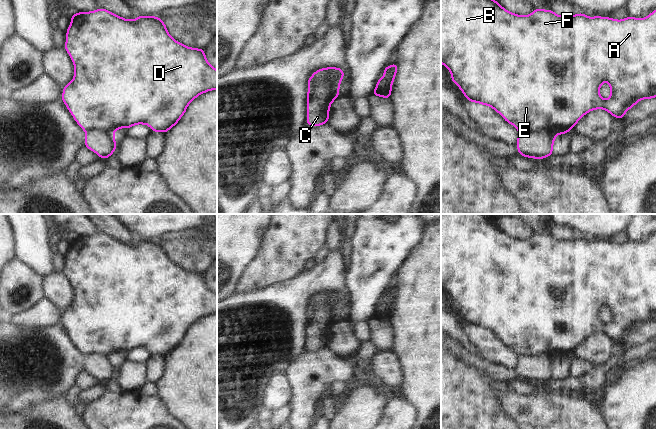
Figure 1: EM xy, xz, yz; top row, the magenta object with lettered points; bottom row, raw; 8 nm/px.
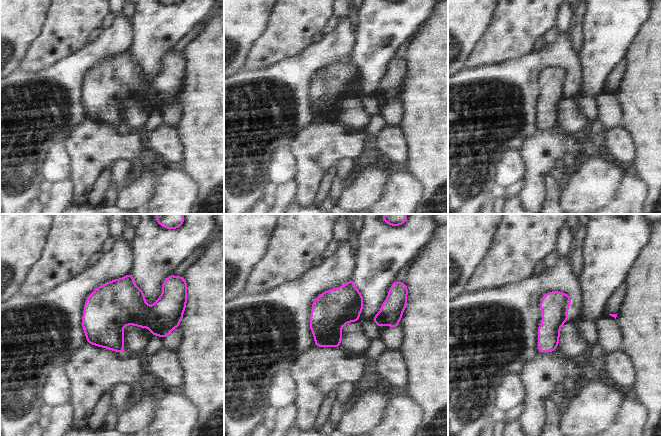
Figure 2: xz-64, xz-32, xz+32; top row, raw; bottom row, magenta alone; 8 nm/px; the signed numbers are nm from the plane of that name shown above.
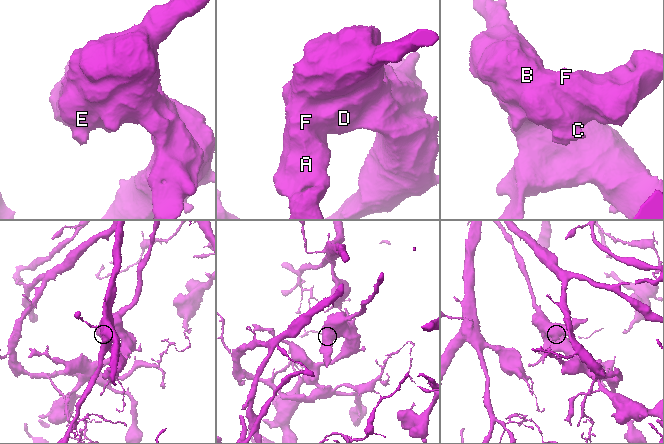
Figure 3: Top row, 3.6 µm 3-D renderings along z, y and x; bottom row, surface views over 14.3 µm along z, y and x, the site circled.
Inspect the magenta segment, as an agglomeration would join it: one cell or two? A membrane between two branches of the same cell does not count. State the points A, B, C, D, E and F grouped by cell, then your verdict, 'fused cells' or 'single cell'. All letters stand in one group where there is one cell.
groups A B D E F / C; fused cells

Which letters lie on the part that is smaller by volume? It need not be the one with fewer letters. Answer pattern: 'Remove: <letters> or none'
Remove: C

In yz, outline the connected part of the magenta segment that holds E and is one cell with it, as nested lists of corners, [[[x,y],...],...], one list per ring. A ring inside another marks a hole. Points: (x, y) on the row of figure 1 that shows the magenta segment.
[[[441,0],[441,63],[450,70],[452,76],[452,82],[457,84],[460,90],[465,94],[465,98],[471,102],[476,102],[480,104],[484,104],[486,106],[491,106],[494,110],[496,110],[509,124],[514,125],[519,132],[534,132],[538,130],[544,131],[561,131],[561,130],[569,130],[575,126],[575,124],[582,118],[583,115],[587,114],[589,111],[594,109],[605,109],[612,116],[622,119],[626,111],[628,111],[632,106],[636,105],[636,103],[640,100],[649,98],[656,98],[654,95],[656,93],[656,10],[651,12],[651,14],[642,19],[637,19],[632,16],[628,16],[624,20],[614,20],[610,17],[588,17],[584,13],[576,14],[573,16],[558,16],[551,10],[543,10],[543,9],[535,9],[532,14],[527,16],[520,16],[511,12],[508,12],[505,8],[502,8],[501,5],[495,0]],[[606,81],[609,83],[611,87],[611,96],[604,100],[599,95],[599,89],[602,83]]]

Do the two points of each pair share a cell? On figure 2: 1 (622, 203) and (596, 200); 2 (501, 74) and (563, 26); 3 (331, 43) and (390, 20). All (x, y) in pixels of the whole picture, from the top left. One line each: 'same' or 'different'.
1: different
2: different
3: different

